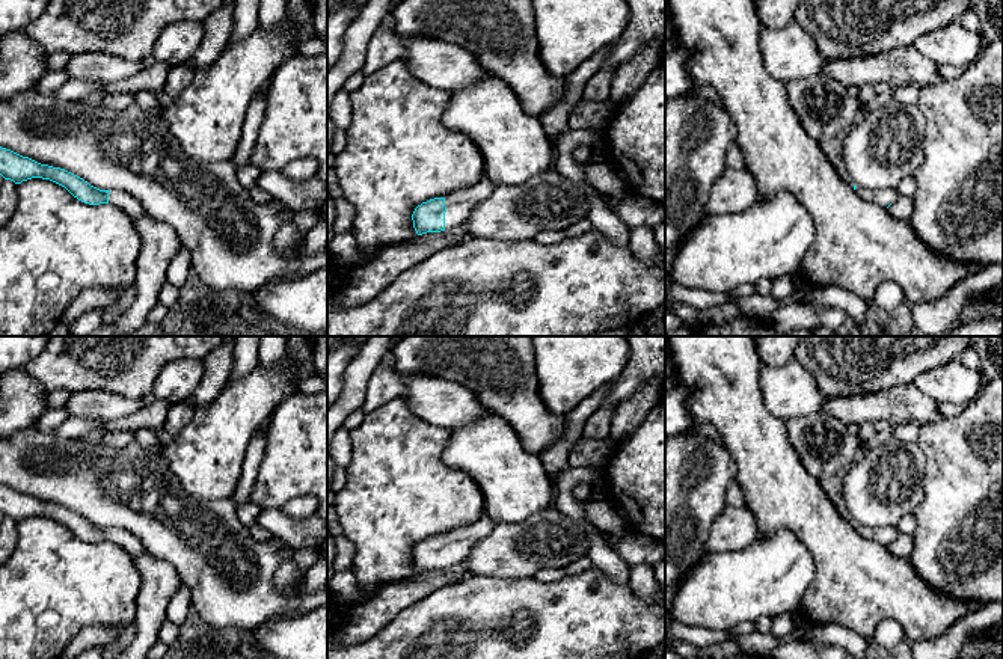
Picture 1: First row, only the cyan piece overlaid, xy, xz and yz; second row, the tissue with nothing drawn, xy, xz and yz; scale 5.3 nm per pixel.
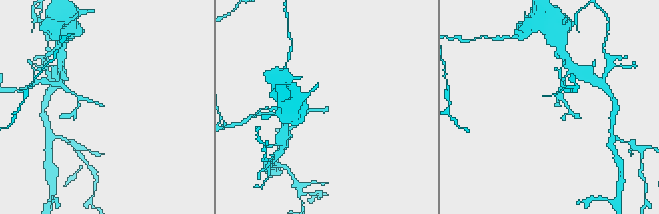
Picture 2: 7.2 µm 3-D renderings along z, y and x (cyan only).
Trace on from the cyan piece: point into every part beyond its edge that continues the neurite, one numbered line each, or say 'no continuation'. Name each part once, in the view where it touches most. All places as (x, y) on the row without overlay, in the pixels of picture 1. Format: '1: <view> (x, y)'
1: xz (459, 542)

